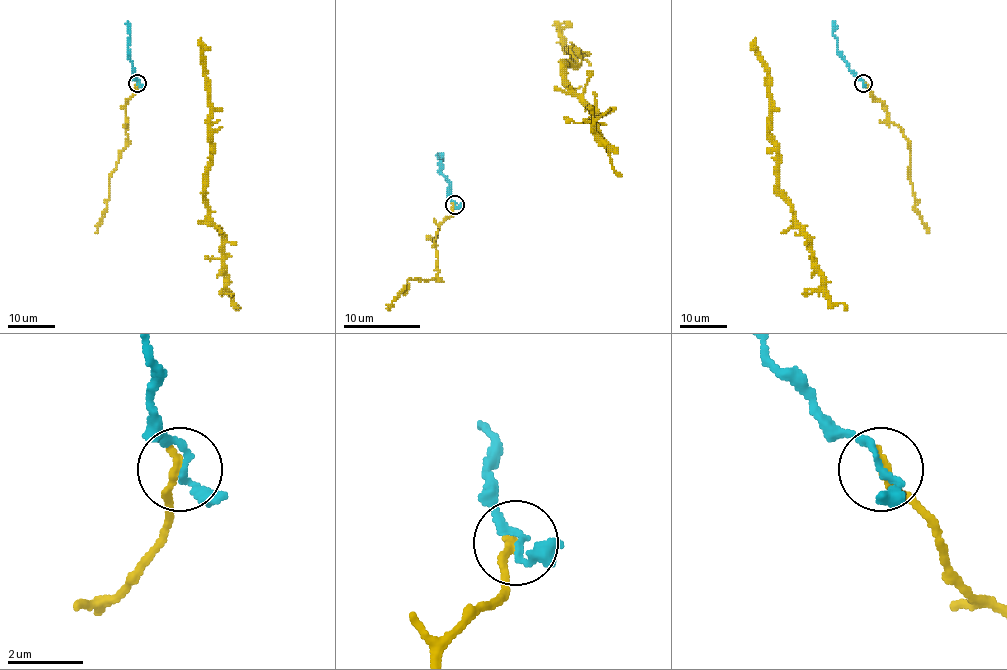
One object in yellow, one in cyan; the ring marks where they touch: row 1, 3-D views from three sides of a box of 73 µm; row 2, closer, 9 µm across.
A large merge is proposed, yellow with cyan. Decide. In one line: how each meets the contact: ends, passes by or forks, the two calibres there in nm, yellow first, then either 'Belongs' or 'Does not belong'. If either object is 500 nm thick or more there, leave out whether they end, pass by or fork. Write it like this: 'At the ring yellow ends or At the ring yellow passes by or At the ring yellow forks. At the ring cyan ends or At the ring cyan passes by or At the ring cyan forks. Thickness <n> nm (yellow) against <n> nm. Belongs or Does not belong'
At the ring yellow ends. At the ring cyan passes by. Thickness 260 nm (yellow) against 150 nm. Belongs

